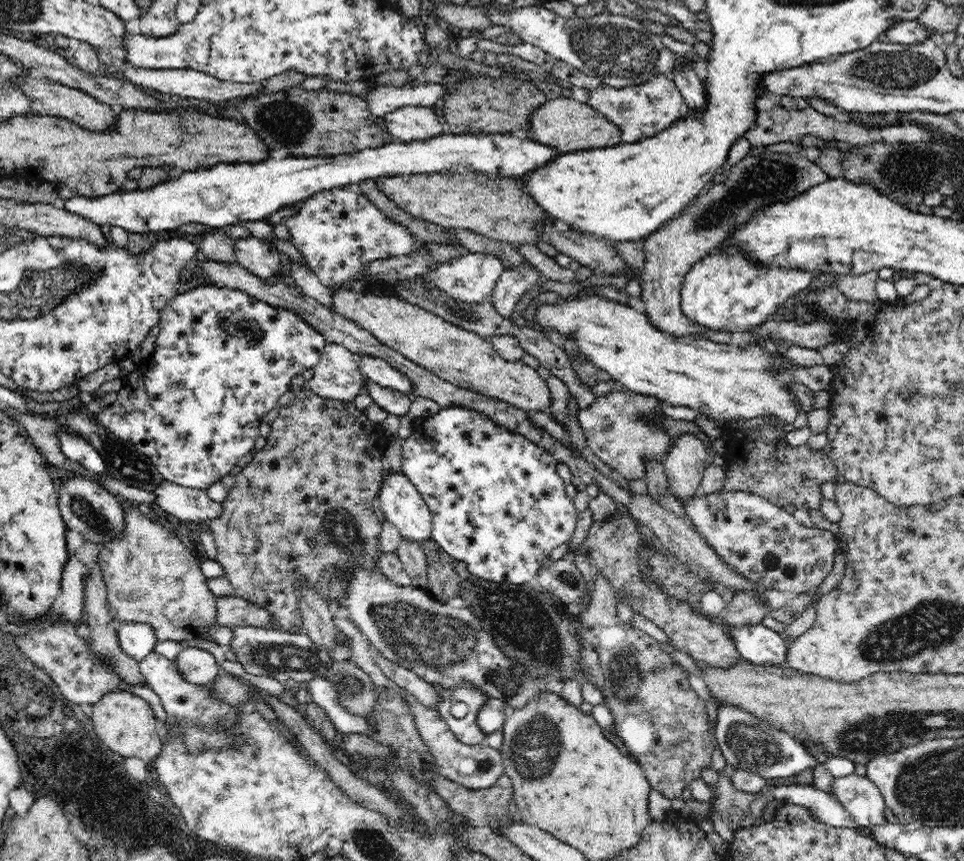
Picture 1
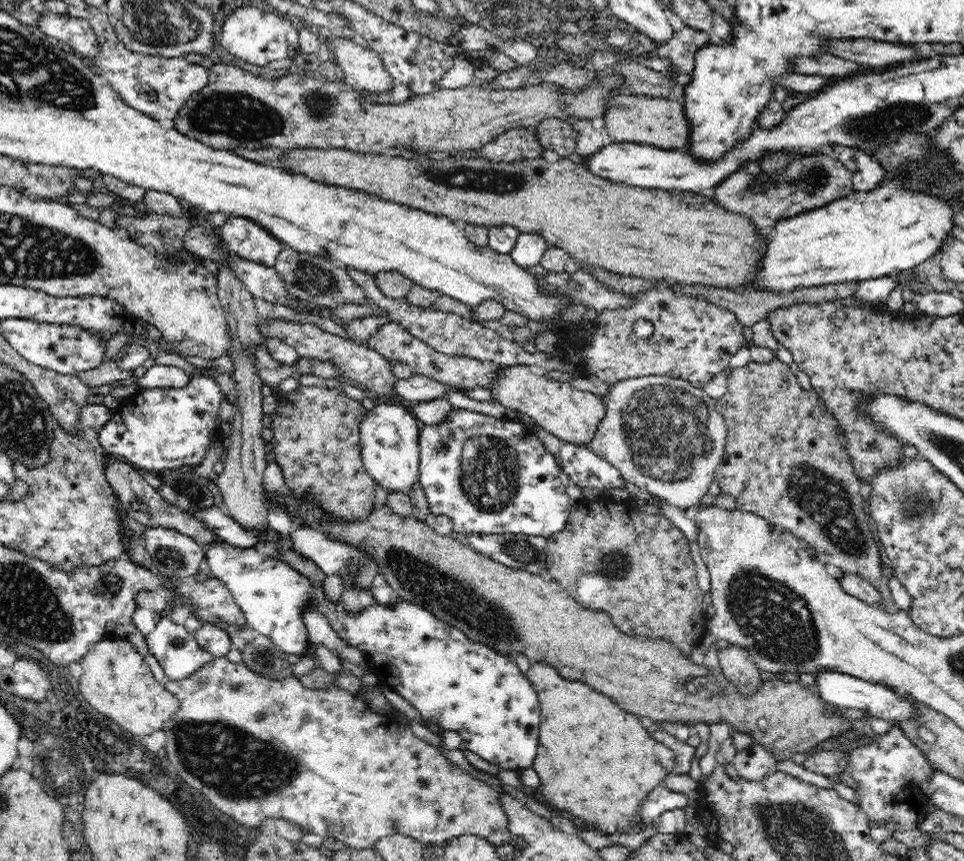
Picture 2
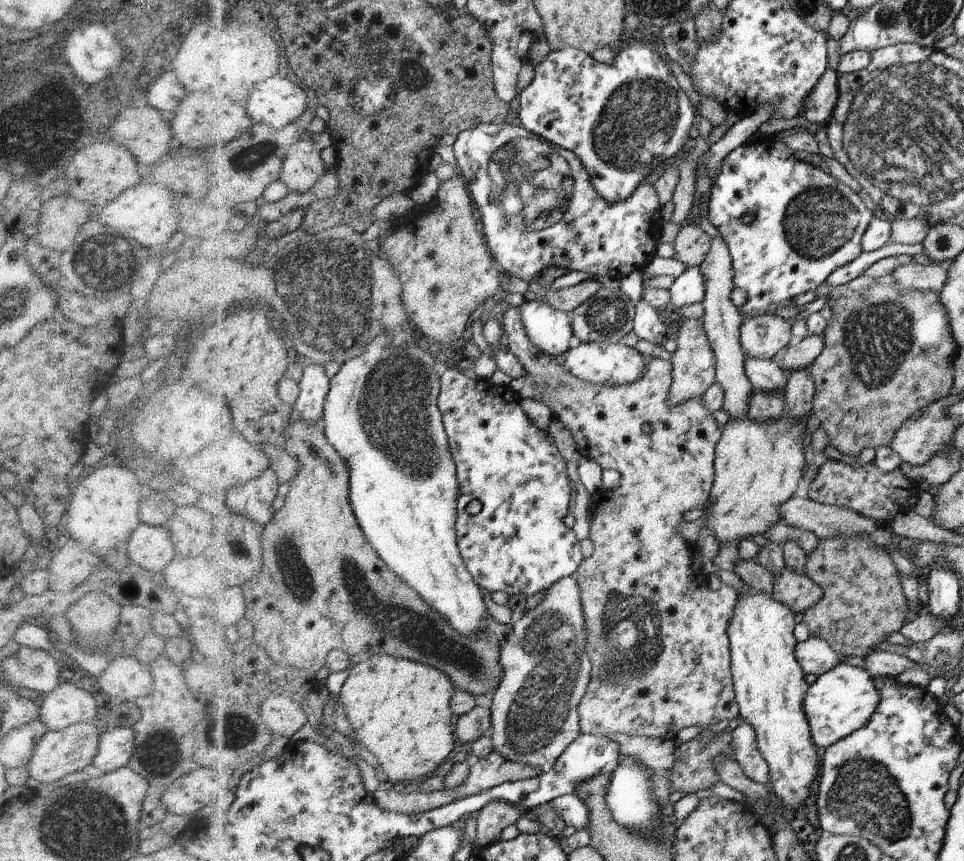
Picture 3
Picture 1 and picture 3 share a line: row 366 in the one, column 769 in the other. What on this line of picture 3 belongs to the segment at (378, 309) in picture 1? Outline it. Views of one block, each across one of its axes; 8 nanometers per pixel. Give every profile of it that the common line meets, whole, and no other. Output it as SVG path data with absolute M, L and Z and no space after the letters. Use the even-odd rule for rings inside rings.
M784 415L778 421L757 423L744 416L741 419L730 418L725 424L721 440L716 446L716 480L709 494L709 507L705 510L703 526L703 530L709 531L719 544L733 540L748 541L748 538L763 535L780 522L780 508L793 498L792 494L796 492L798 482L807 468L804 450L810 445L812 434L807 432L807 421L808 418L790 419Z

